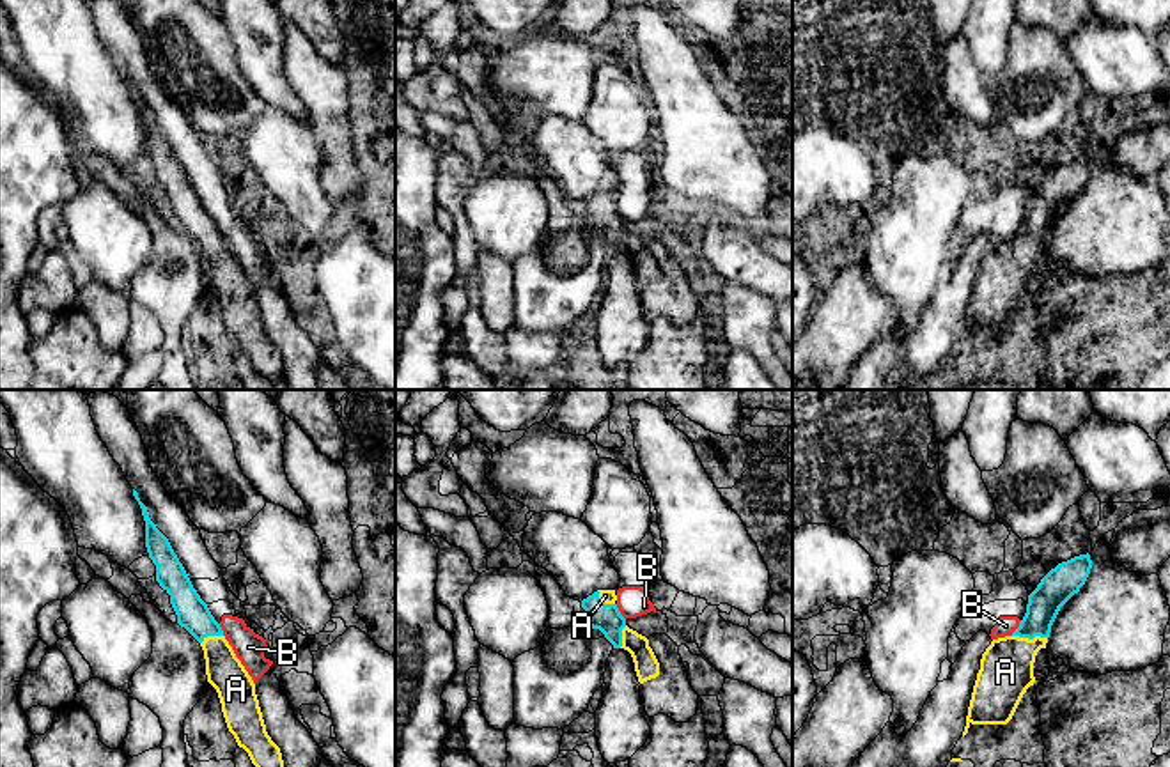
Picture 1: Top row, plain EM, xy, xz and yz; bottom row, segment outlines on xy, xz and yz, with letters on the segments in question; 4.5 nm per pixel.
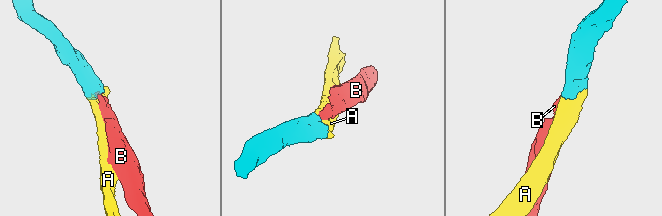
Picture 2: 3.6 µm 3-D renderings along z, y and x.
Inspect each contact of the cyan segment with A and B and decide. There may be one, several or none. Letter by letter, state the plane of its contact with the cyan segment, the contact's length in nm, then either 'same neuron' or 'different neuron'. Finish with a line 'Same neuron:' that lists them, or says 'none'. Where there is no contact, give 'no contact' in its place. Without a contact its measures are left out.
A: yz | 160 nm | same neuron
B: yz | 90 nm | different neuron
Same neuron: A

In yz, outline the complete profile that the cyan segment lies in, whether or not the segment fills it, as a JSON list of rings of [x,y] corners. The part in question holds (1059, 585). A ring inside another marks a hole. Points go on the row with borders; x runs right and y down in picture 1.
[[[1088,553],[1058,563],[1028,595],[1019,627],[991,641],[980,659],[963,737],[971,724],[1007,724],[1012,719],[1023,694],[1035,682],[1037,652],[1046,648],[1060,608],[1080,592],[1090,569]]]

